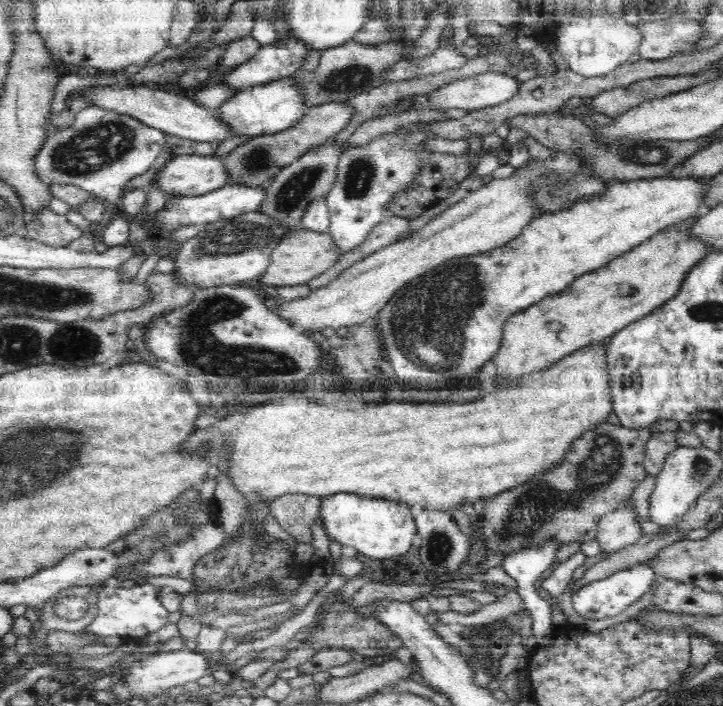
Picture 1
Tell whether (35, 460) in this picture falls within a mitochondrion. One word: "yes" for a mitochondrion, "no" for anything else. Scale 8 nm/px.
yes

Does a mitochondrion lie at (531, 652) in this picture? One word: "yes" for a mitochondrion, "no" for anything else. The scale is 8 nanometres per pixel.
no

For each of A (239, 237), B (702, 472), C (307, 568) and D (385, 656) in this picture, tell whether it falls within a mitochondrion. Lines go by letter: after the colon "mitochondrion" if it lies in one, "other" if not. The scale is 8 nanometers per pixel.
A: mitochondrion
B: mitochondrion
C: other
D: other

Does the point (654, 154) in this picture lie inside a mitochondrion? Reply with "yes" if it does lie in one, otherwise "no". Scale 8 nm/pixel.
yes

